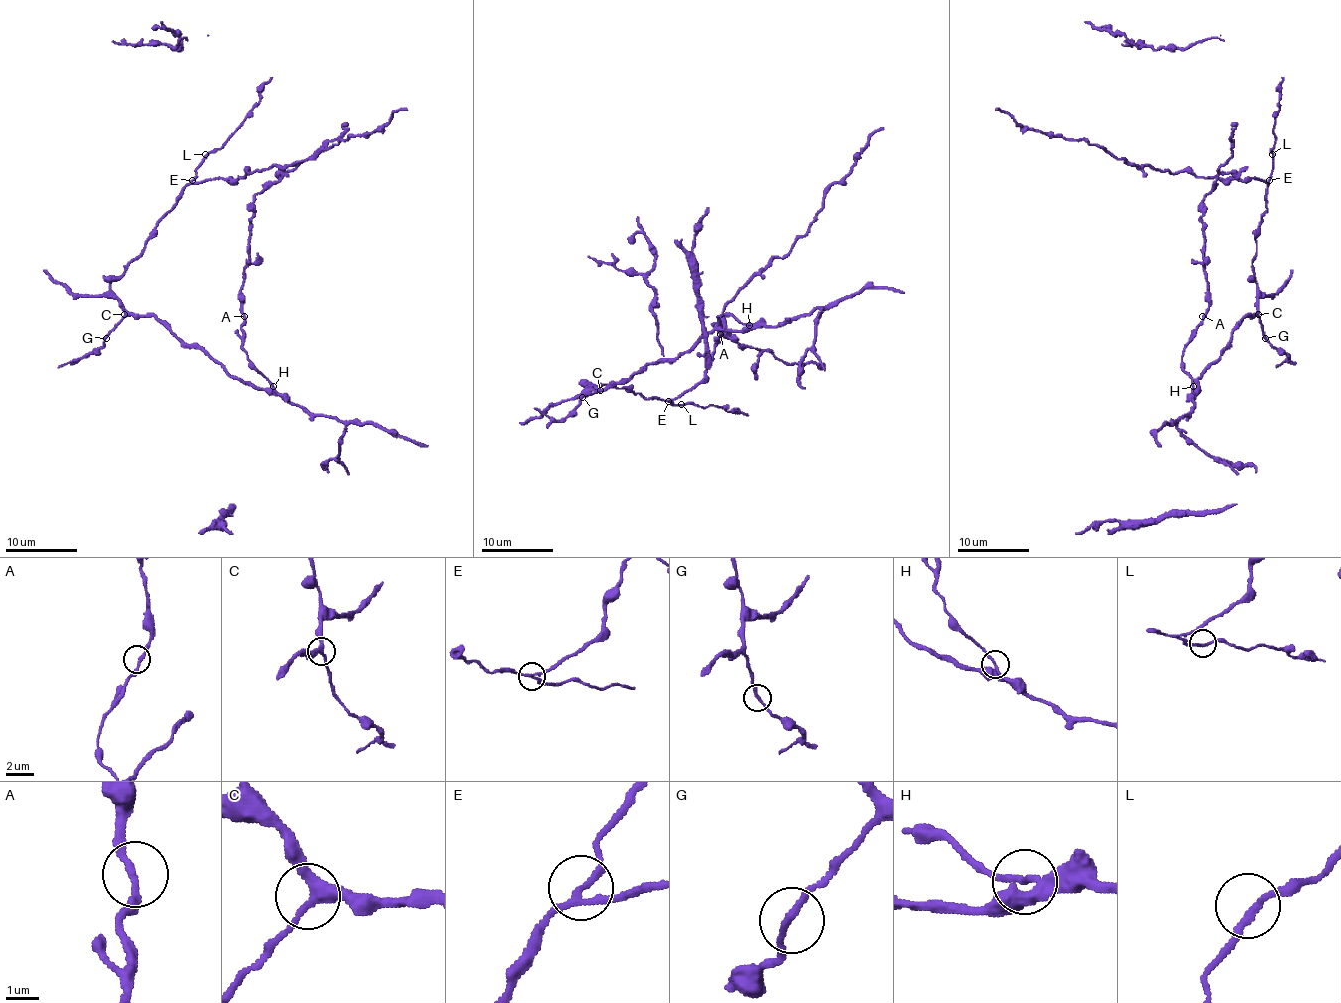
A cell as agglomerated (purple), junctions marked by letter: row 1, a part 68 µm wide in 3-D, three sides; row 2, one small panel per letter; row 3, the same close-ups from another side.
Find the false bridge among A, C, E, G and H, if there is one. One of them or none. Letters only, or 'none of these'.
E

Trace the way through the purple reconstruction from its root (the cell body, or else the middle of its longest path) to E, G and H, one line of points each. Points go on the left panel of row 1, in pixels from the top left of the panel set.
E: (155, 318), (129, 313), (110, 284), (142, 251), (156, 223), (192, 179)
G: (155, 318), (128, 314), (106, 338)
H: (155, 318), (185, 343), (200, 345), (232, 376), (261, 388), (273, 386)

